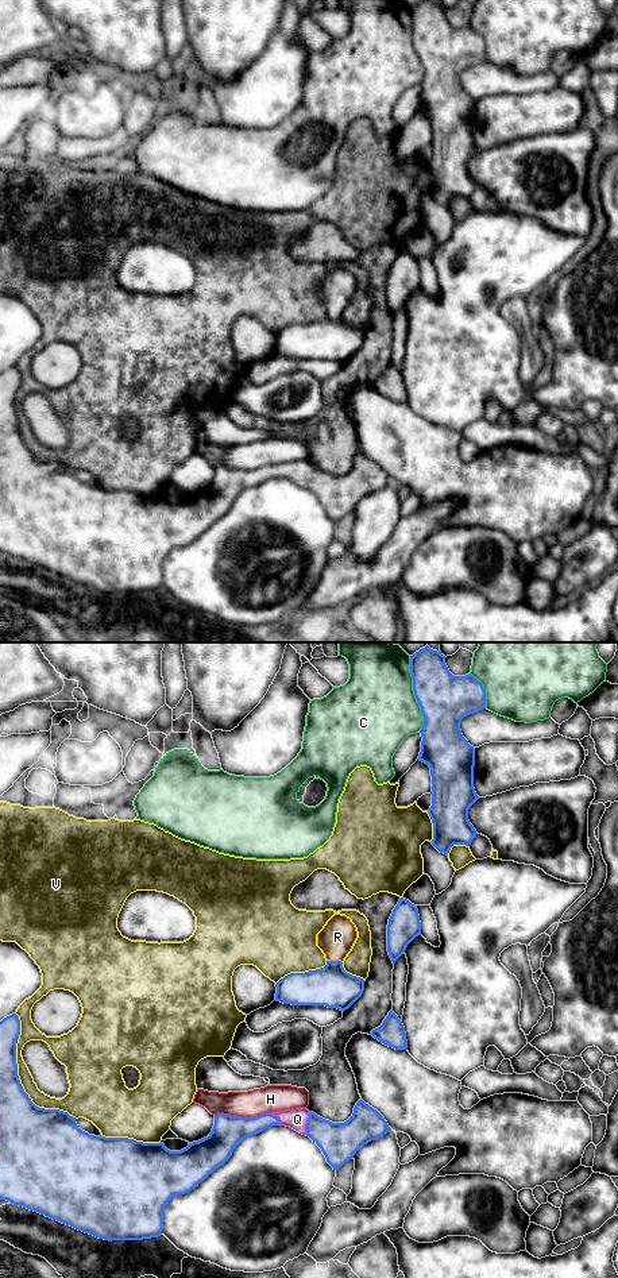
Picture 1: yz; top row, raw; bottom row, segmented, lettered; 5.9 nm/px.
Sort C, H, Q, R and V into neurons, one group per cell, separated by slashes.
C / H / Q R / V

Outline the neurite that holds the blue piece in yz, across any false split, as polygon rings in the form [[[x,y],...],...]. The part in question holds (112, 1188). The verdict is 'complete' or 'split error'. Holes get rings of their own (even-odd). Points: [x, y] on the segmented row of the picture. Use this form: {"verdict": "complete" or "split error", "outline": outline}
{"verdict": "split error", "outline": [[[16,1013],[0,1022],[0,1200],[99,1239],[112,1242],[161,1236],[165,1208],[174,1196],[189,1193],[223,1166],[243,1139],[273,1126],[286,1126],[309,1136],[333,1170],[352,1159],[364,1144],[391,1131],[376,1109],[359,1100],[344,1123],[332,1123],[306,1108],[256,1117],[217,1113],[212,1132],[181,1151],[170,1151],[163,1143],[89,1135],[77,1126],[76,1117],[59,1109],[39,1108],[24,1092],[16,1063],[19,1035]]]}

